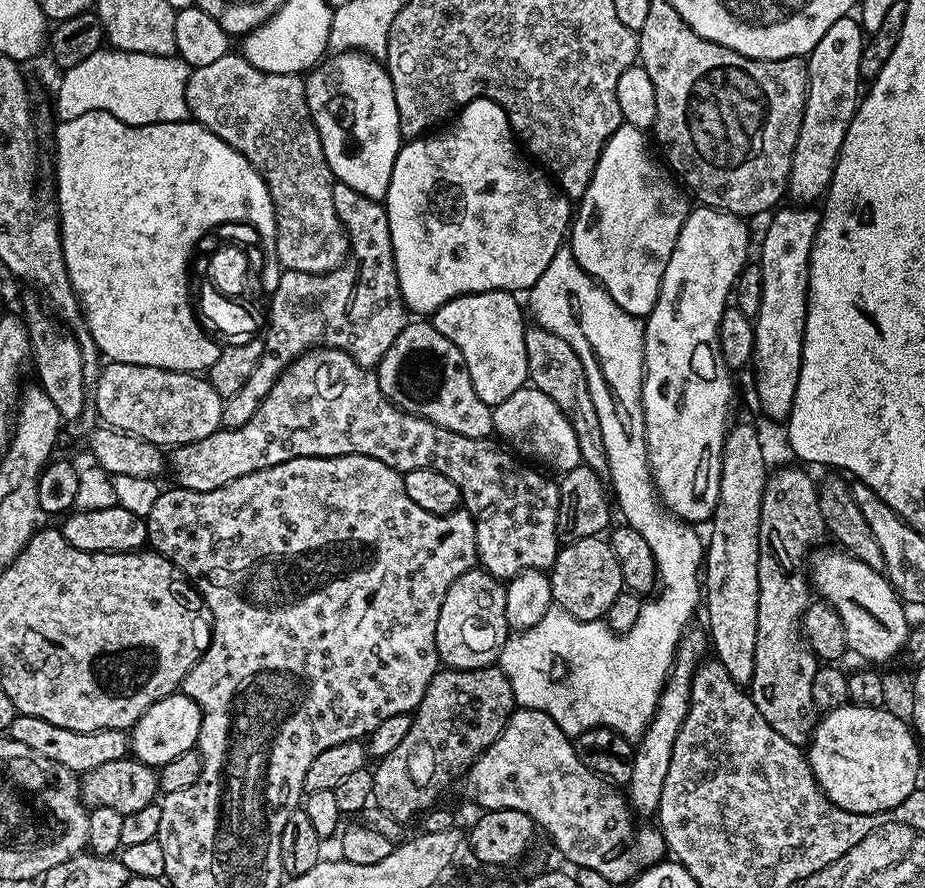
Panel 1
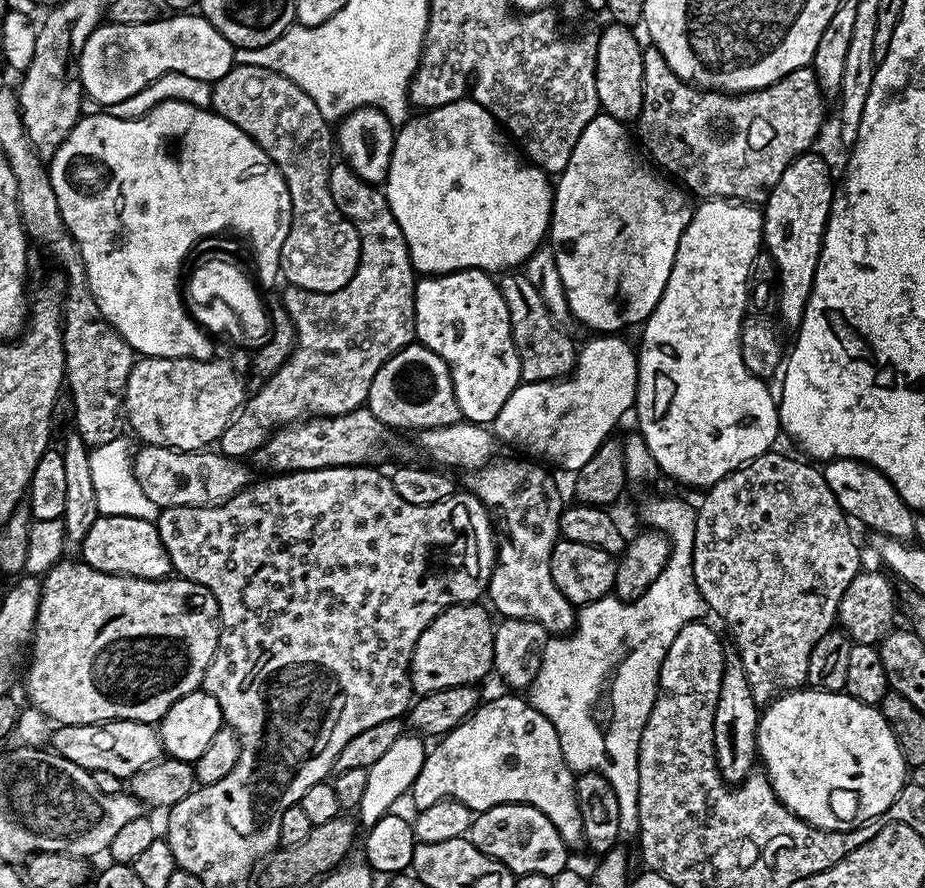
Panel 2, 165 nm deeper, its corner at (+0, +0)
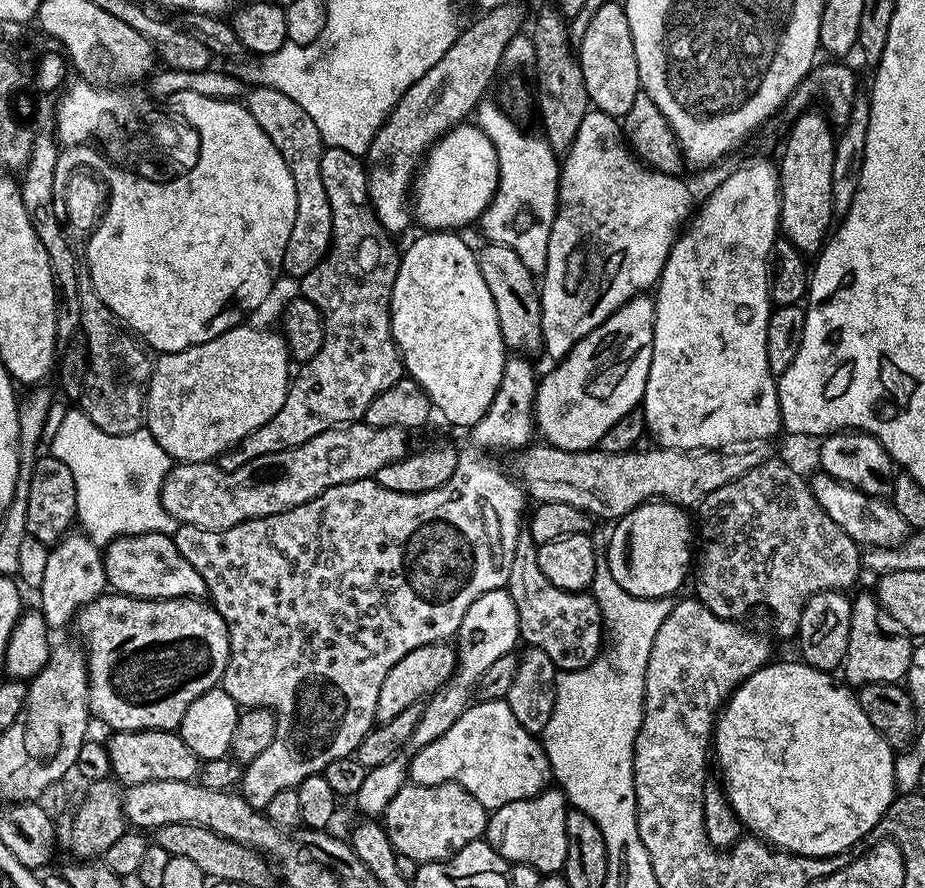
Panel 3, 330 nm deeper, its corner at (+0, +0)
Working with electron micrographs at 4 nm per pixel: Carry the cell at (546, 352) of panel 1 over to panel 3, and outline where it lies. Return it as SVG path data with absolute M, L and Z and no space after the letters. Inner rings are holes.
M491 242L483 246L484 249L476 252L476 261L478 270L482 270L482 278L486 278L490 298L494 298L494 306L498 310L498 326L502 330L505 349L518 354L533 354L536 351L539 353L544 346L544 334L537 277L530 270L526 270L522 258L518 258L518 254L510 250L510 246Z

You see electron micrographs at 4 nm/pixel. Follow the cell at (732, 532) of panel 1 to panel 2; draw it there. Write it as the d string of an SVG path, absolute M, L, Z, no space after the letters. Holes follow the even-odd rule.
M725 655L718 706L714 706L714 754L720 776L729 786L739 786L753 775L752 763L755 765L758 760L756 731L760 725L761 711L761 705L754 698L754 690L750 690L750 682L739 655Z

